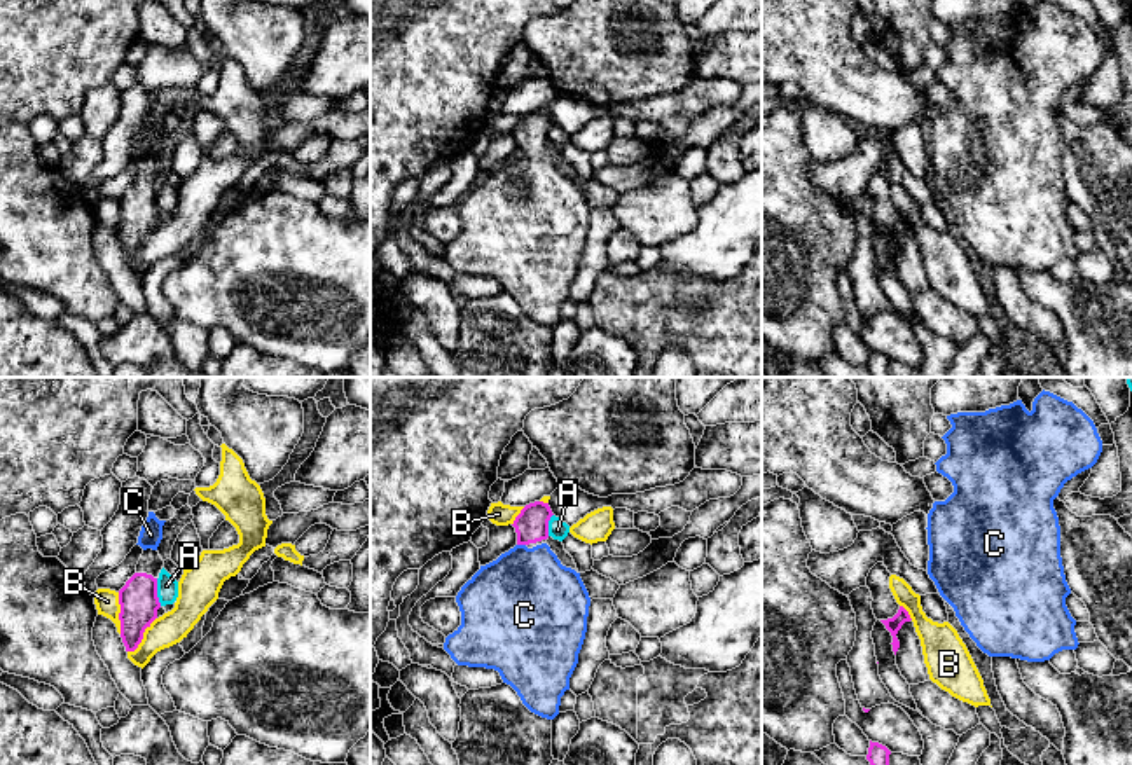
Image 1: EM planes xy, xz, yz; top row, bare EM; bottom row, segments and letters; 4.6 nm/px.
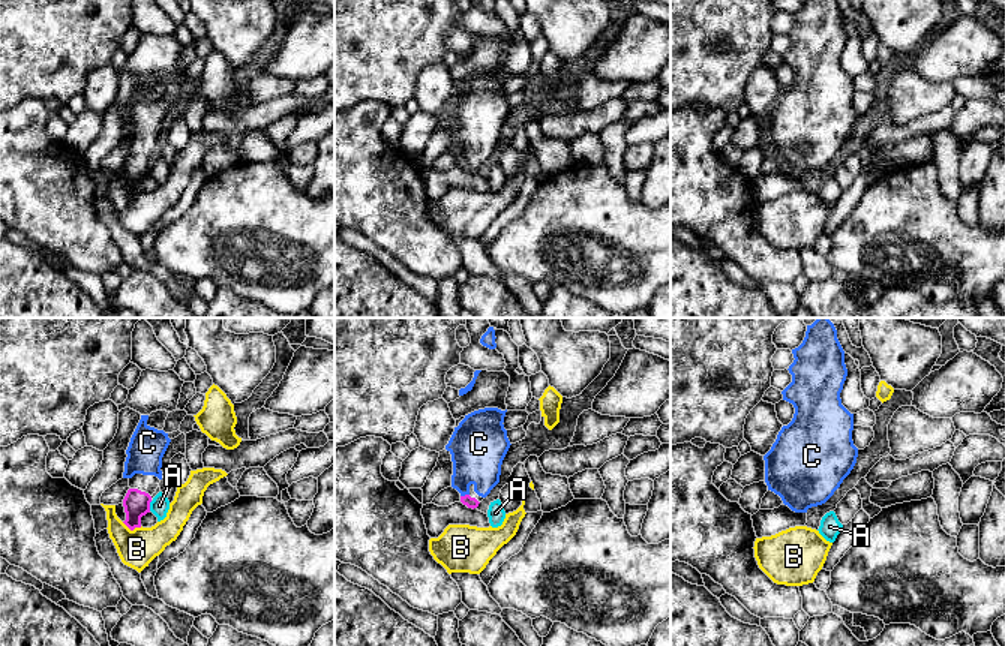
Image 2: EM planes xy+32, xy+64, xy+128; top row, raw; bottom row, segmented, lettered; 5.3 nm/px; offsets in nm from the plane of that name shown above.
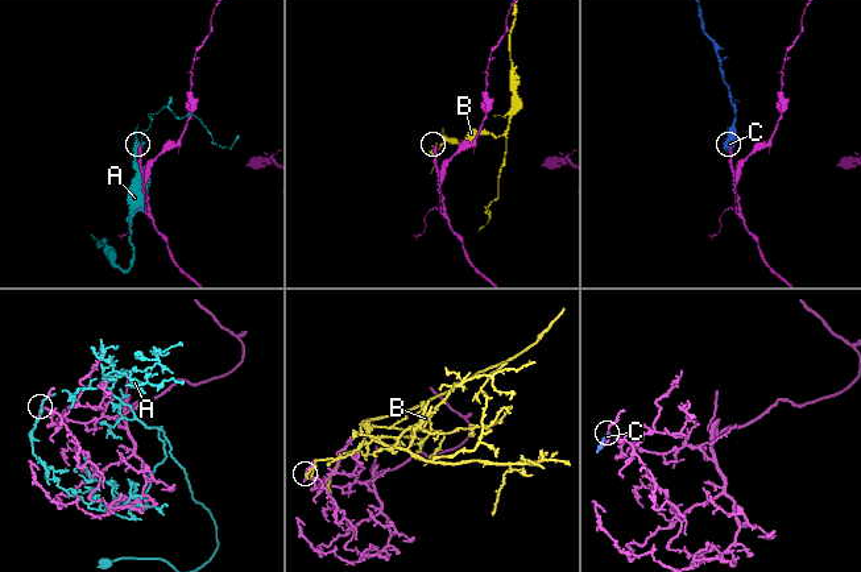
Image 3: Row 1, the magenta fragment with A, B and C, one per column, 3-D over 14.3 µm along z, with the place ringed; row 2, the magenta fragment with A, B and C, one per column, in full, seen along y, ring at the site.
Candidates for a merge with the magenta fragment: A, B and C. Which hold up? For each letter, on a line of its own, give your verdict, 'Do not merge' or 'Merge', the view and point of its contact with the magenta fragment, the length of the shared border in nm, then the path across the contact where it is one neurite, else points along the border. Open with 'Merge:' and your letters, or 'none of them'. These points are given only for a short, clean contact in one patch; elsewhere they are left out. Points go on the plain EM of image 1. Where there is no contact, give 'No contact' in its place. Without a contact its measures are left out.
Merge: C
A: Do not merge. Touches magenta at xy (156, 201). Shared border 130 nm
B: Do not merge. Touches magenta at xy (119, 222). Shared border 190 nm. Boundary: xy (117, 201), (121, 241)
C: Merge. Touches magenta at xz (521, 152). Shared border 40 nm. Path across: xz (531, 133), (521, 152), (526, 206)

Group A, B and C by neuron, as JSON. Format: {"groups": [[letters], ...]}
{"groups": [["A"], ["B"], ["C"]]}

